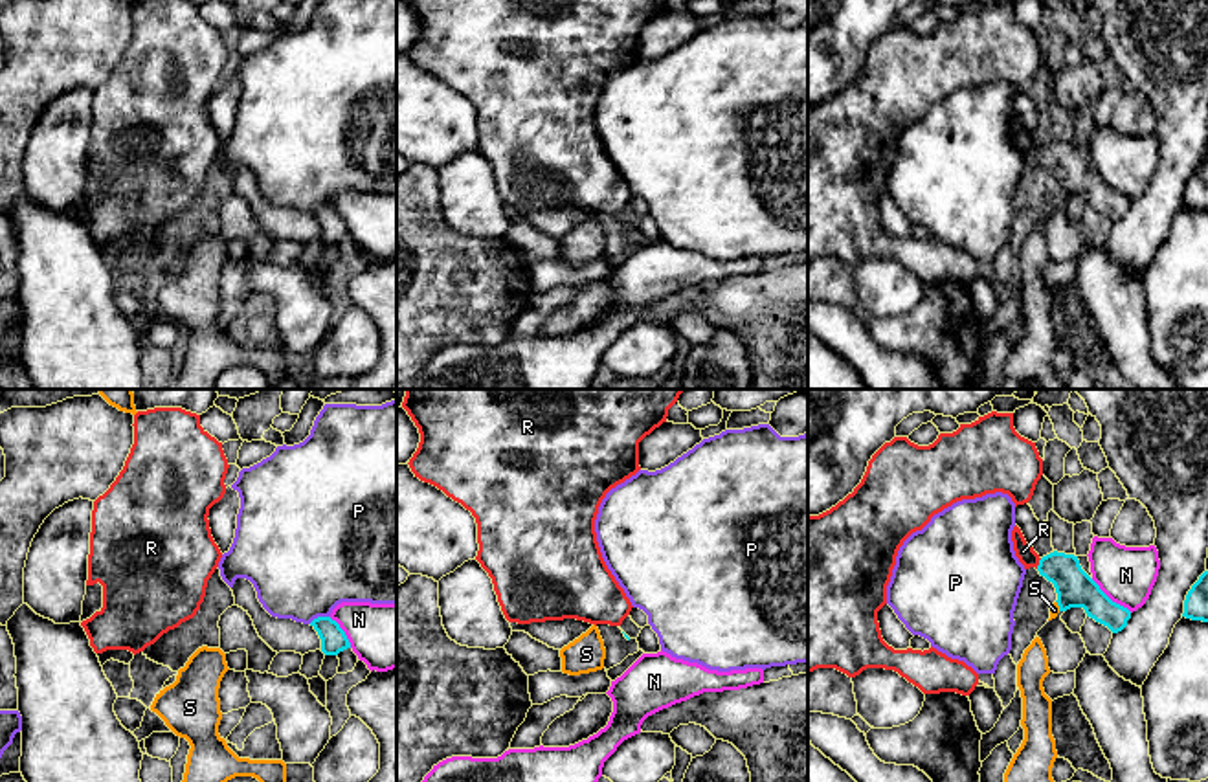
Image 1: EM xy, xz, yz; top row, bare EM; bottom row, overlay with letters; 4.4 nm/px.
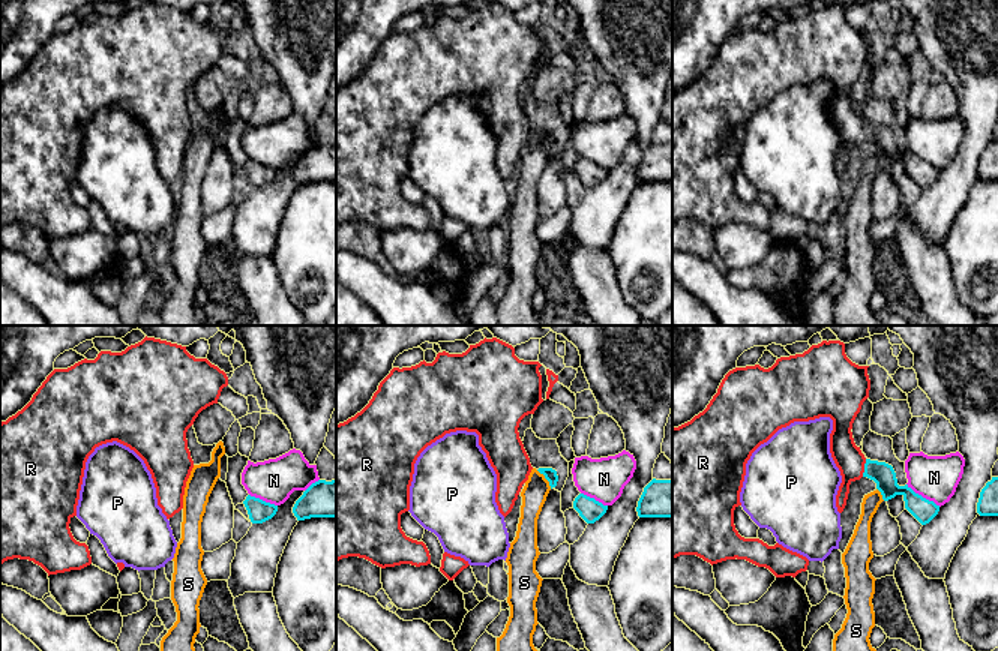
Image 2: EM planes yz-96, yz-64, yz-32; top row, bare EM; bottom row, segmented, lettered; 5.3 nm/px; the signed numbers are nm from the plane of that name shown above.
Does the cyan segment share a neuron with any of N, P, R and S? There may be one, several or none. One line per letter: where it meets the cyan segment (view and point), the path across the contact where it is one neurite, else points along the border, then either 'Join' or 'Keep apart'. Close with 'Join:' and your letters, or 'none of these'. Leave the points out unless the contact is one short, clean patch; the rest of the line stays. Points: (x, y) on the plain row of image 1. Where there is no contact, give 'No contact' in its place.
N: Touches cyan at yz (1109, 188). Keep apart
P: Touches cyan at xy (318, 206). Keep apart
R: Touches cyan at yz (1040, 153). Path across: yz (1074, 177), (1052, 155), (1040, 153), (1023, 140). Join
S: Touches cyan at yz (1058, 193). Keep apart
Join: R

